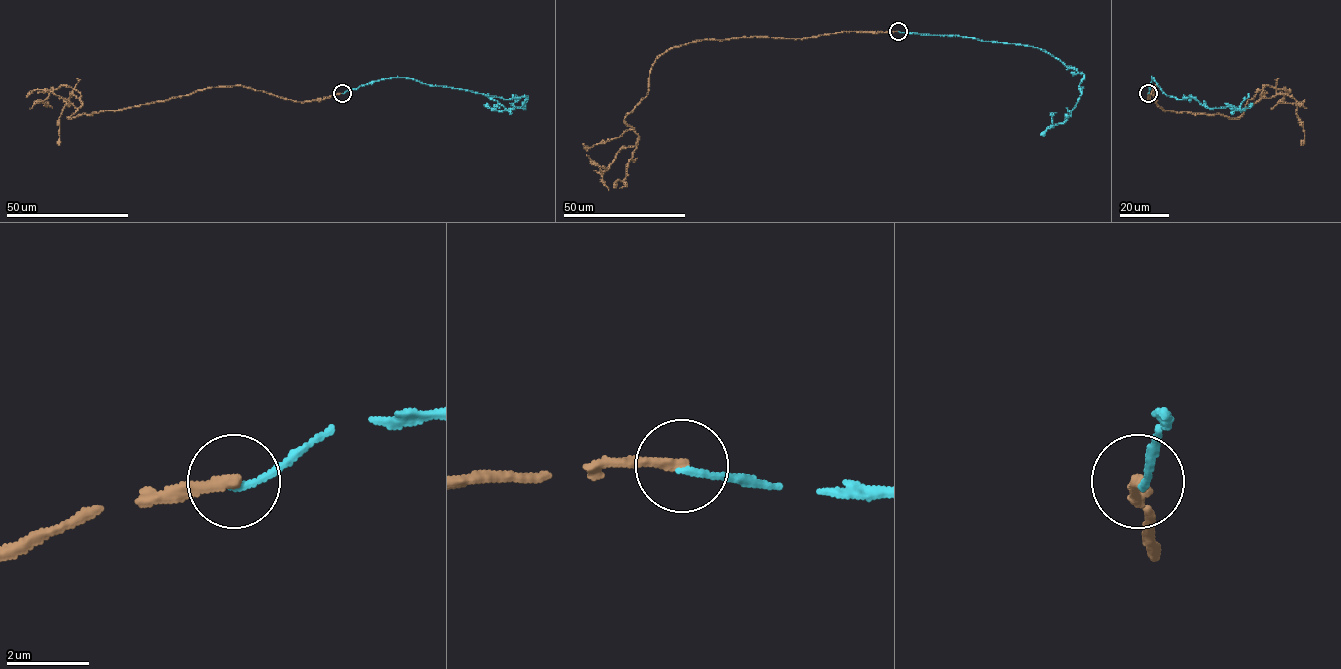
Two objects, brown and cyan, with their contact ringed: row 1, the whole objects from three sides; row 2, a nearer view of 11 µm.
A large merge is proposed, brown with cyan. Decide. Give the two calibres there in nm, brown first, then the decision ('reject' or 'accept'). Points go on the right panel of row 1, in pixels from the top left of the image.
300/150 nm | reject

